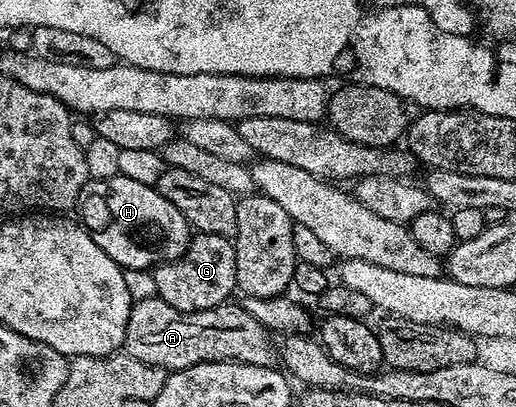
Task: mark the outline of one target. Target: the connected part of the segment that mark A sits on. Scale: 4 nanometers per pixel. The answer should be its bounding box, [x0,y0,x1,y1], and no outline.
[124,296,275,372]

